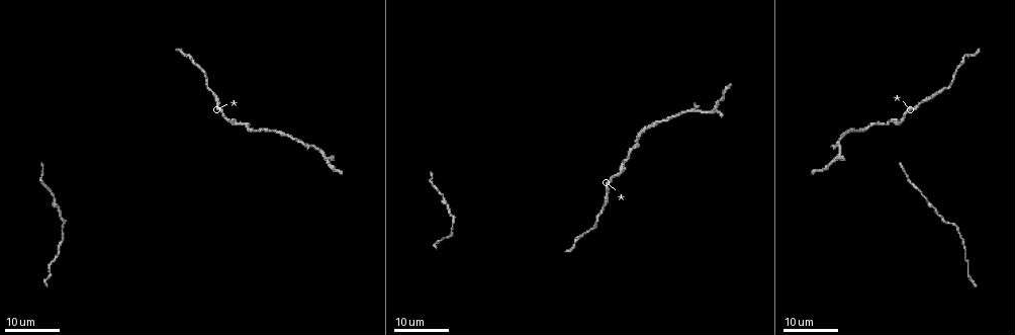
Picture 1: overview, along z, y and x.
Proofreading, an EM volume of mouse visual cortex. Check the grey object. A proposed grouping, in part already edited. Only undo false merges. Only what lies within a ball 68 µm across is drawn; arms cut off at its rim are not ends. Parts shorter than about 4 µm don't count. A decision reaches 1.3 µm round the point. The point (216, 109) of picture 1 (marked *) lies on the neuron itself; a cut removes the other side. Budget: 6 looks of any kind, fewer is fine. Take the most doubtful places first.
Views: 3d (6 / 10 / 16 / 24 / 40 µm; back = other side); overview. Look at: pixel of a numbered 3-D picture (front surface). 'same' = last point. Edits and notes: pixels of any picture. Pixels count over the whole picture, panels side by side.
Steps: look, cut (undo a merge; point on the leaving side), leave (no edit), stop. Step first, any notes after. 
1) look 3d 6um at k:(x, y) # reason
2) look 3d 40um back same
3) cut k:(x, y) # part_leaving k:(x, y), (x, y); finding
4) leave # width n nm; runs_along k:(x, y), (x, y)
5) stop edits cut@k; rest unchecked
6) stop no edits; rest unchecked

look 3d 16um at 1:(54, 199) # thick turns thin

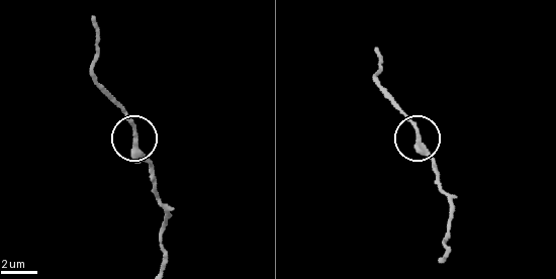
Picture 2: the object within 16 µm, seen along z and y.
look 3d 10um at 2:(136, 134)

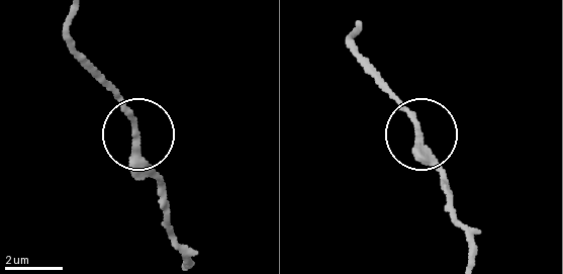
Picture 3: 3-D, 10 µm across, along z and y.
leave # continuous, no second neuron

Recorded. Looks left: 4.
look 3d 16um at 1:(932, 96) # calibre changes

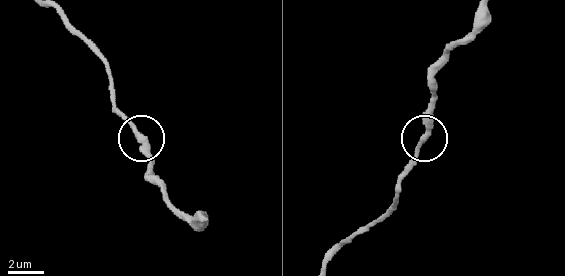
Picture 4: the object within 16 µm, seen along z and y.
look 3d 10um at 4:(423, 140)

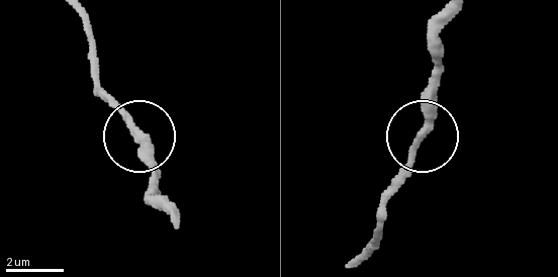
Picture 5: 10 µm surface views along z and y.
leave # runs_along 5:(430, 20), (430, 119), (408, 163), (382, 190); one neuron here

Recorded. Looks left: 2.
look 3d 24um at 1:(233, 119) # calibre changes

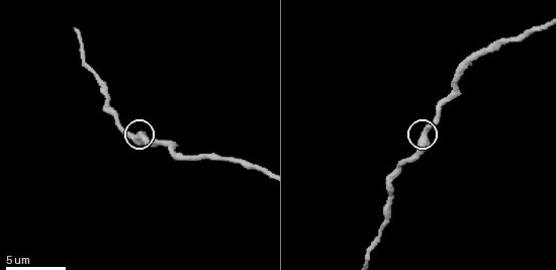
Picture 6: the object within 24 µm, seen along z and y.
look 3d 10um at 6:(139, 139)

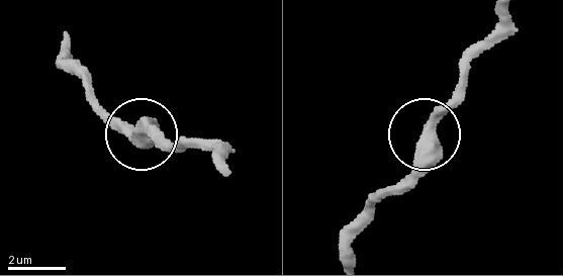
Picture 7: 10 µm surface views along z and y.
leave # runs_along 7:(345, 225), (407, 178), (419, 134), (463, 86); all the same neuron

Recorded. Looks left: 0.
stop no edits; rest unchecked

